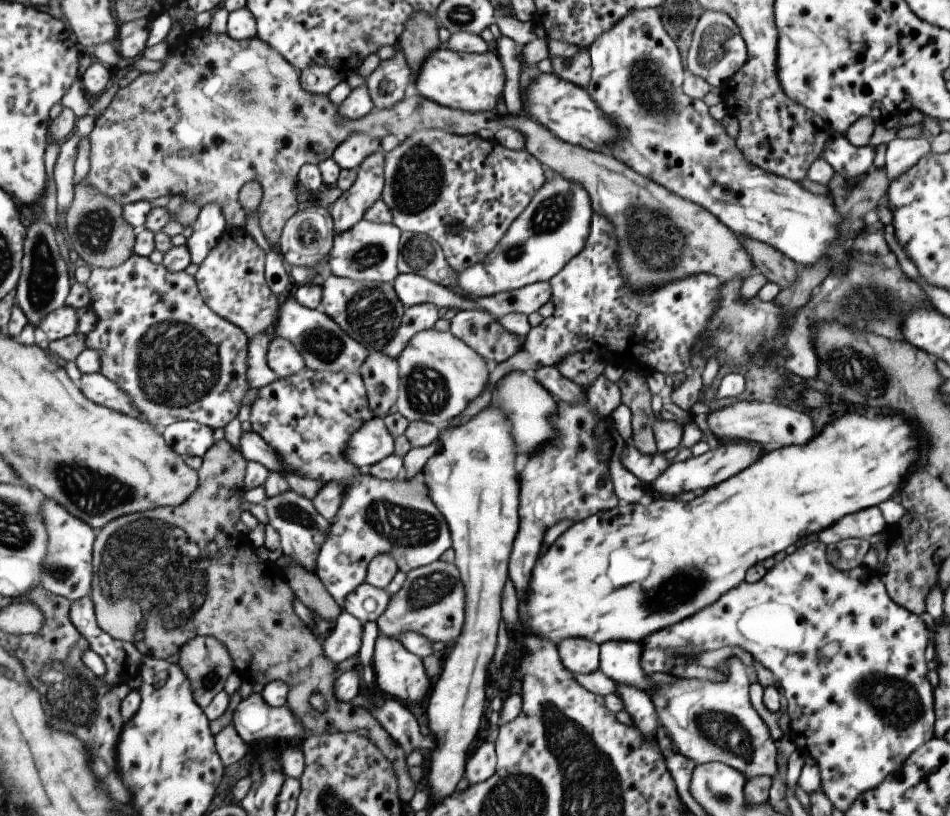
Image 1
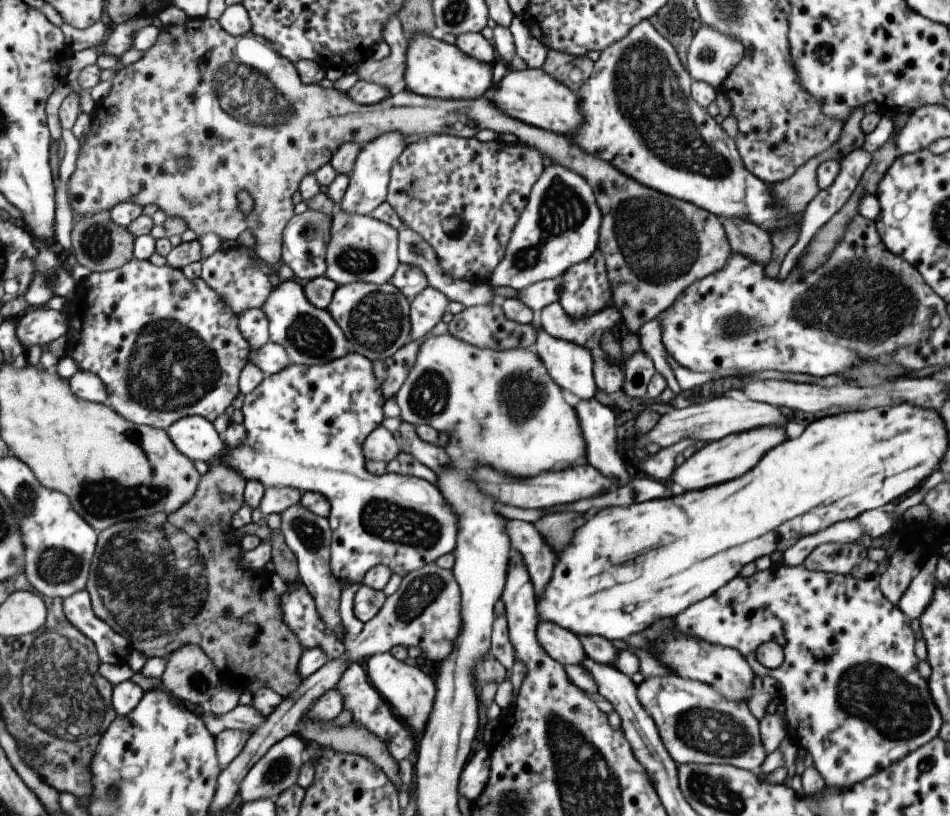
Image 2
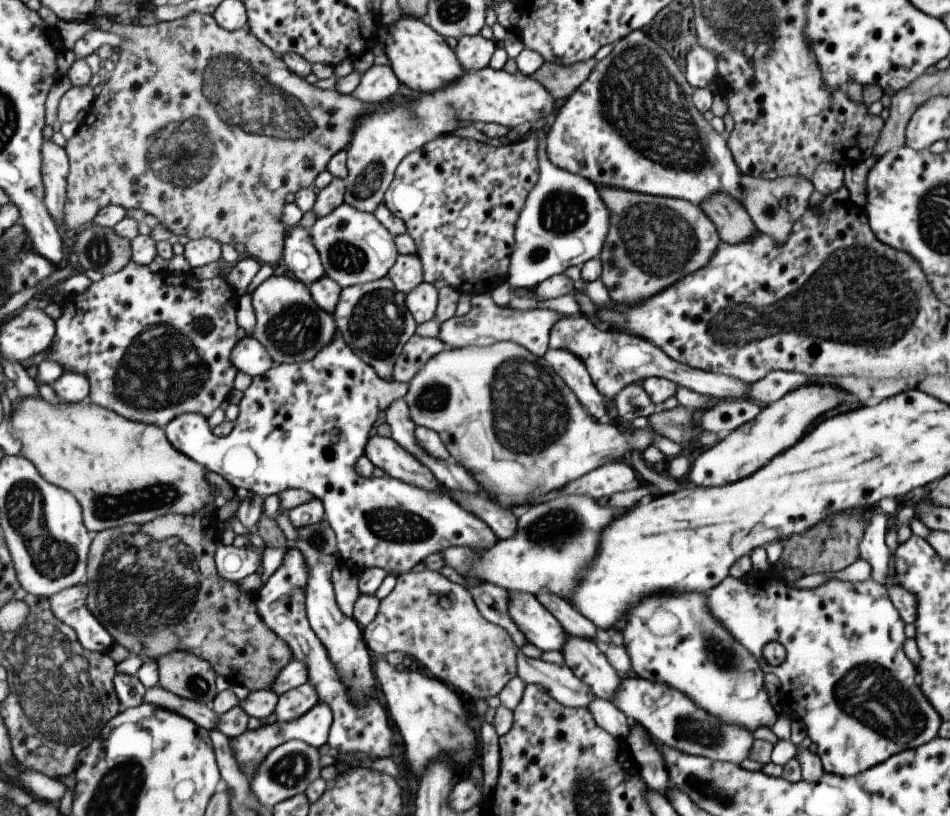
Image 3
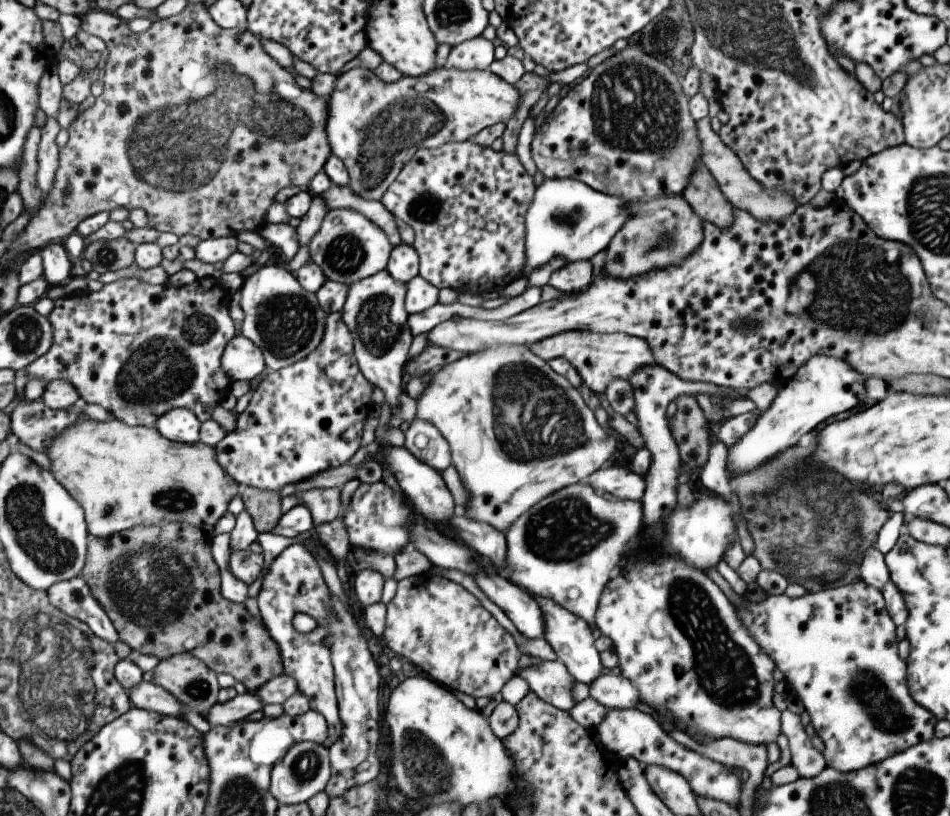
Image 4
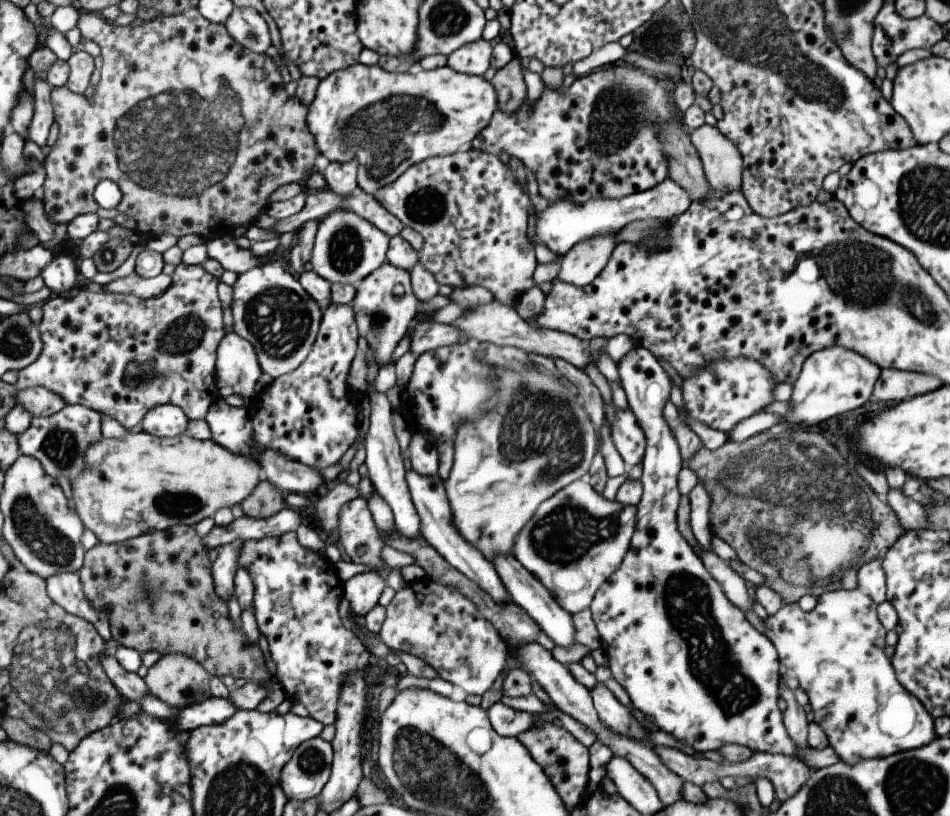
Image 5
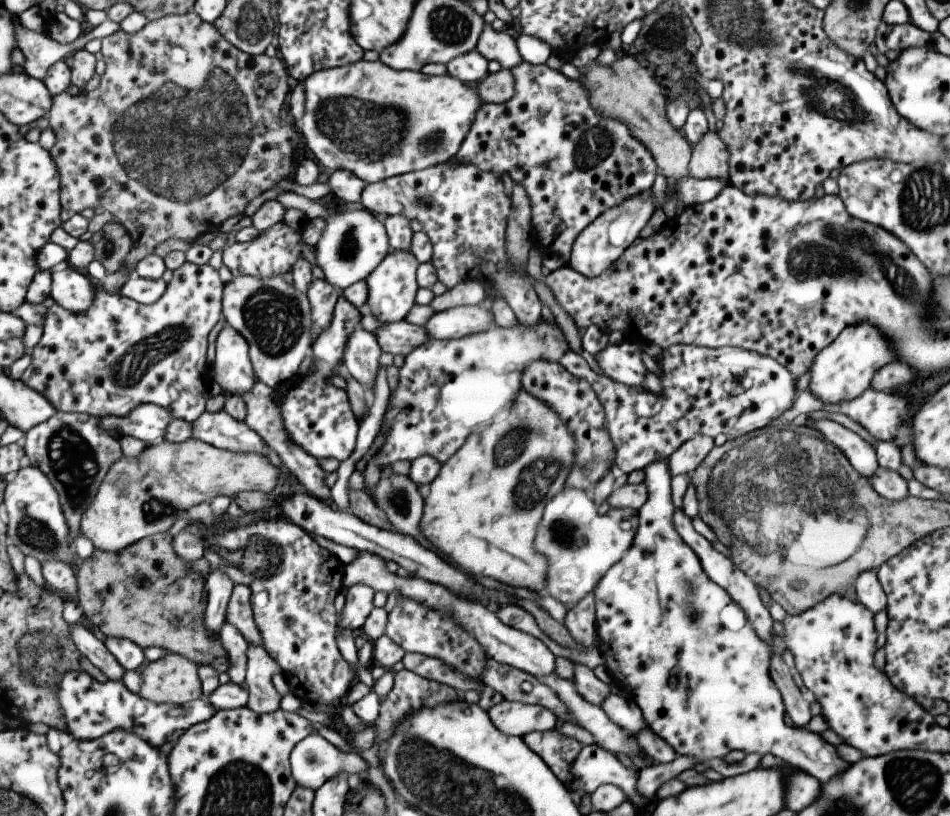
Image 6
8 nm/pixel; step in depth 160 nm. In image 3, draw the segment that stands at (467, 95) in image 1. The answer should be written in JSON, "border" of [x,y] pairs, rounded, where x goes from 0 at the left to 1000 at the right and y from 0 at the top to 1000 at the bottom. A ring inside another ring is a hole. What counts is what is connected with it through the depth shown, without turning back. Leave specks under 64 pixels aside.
{"border":[[[420,20],[418,27],[414,27],[409,32],[409,37],[405,32],[399,33],[398,53],[403,54],[403,64],[408,70],[412,87],[416,91],[418,99],[422,105],[435,114],[454,115],[458,110],[466,110],[468,105],[475,105],[475,100],[483,98],[489,93],[487,81],[483,81],[479,64],[473,60],[468,49],[459,42],[449,29],[446,29],[442,23],[433,22],[433,20]]]}

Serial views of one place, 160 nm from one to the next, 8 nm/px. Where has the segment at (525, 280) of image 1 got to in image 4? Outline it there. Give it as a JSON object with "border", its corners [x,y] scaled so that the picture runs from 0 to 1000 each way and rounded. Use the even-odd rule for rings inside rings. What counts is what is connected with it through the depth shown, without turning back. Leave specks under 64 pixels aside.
{"border":[[[572,219],[563,230],[562,239],[552,262],[552,331],[551,338],[566,326],[574,324],[579,316],[593,316],[595,321],[621,317],[632,306],[637,306],[645,288],[663,266],[660,248],[652,241],[635,238],[616,228],[605,219]]]}

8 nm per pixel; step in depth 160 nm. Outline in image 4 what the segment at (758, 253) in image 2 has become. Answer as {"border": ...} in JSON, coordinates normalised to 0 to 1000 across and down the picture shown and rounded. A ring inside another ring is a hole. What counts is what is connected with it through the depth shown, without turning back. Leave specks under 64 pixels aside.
{"border":[[[738,197],[731,199],[731,210],[727,210],[717,240],[739,271],[746,271],[757,279],[771,273],[772,252],[759,238],[753,219]]]}

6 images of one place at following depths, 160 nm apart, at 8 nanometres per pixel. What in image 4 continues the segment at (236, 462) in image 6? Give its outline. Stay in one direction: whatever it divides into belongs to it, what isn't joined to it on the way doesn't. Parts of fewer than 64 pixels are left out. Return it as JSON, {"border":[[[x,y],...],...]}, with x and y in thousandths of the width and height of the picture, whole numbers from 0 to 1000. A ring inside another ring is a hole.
{"border":[[[116,506],[108,517],[81,515],[77,522],[68,525],[64,532],[58,532],[58,537],[49,542],[46,558],[52,564],[52,578],[58,591],[66,596],[87,624],[91,648],[96,658],[113,659],[141,645],[176,640],[195,640],[207,647],[225,645],[238,626],[241,613],[255,600],[254,594],[228,571],[223,547],[212,540],[201,547],[186,544],[172,537],[163,523],[134,522]]]}

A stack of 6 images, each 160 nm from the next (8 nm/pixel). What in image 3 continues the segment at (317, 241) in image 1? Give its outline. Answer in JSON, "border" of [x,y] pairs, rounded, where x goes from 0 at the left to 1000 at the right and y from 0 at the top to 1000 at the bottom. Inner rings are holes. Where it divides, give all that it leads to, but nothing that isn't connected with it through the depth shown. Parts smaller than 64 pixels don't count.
{"border":[[[315,275],[304,278],[297,304],[298,321],[301,328],[321,352],[341,338],[334,306],[327,300],[325,279]]]}

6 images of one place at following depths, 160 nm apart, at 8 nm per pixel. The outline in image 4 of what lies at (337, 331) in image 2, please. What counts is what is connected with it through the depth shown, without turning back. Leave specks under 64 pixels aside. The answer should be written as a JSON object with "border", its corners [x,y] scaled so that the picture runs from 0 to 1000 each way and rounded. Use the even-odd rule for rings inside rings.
{"border":[[[277,325],[257,337],[252,360],[254,360],[252,375],[256,382],[256,392],[248,401],[254,407],[254,412],[261,414],[275,430],[280,456],[304,449],[332,429],[340,412],[344,385],[336,375],[332,359],[319,355],[307,335],[294,326]]]}

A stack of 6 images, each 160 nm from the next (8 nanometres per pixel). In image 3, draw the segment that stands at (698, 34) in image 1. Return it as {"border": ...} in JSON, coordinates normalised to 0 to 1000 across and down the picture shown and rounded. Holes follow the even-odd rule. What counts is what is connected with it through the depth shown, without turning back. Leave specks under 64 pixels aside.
{"border":[[[735,53],[725,59],[718,91],[727,109],[742,109],[744,103],[755,99],[755,76],[757,71],[751,61],[744,61]]]}

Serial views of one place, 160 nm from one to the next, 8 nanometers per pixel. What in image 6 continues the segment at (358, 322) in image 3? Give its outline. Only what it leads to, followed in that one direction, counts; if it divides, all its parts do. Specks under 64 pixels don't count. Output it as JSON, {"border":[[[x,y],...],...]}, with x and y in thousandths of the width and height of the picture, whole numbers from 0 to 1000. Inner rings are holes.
{"border":[[[412,306],[388,335],[388,338],[383,341],[386,368],[382,381],[391,384],[398,392],[398,400],[421,393],[435,373],[437,373],[436,363],[440,354],[438,347],[439,325],[439,319],[437,319],[437,315],[431,306]]]}

